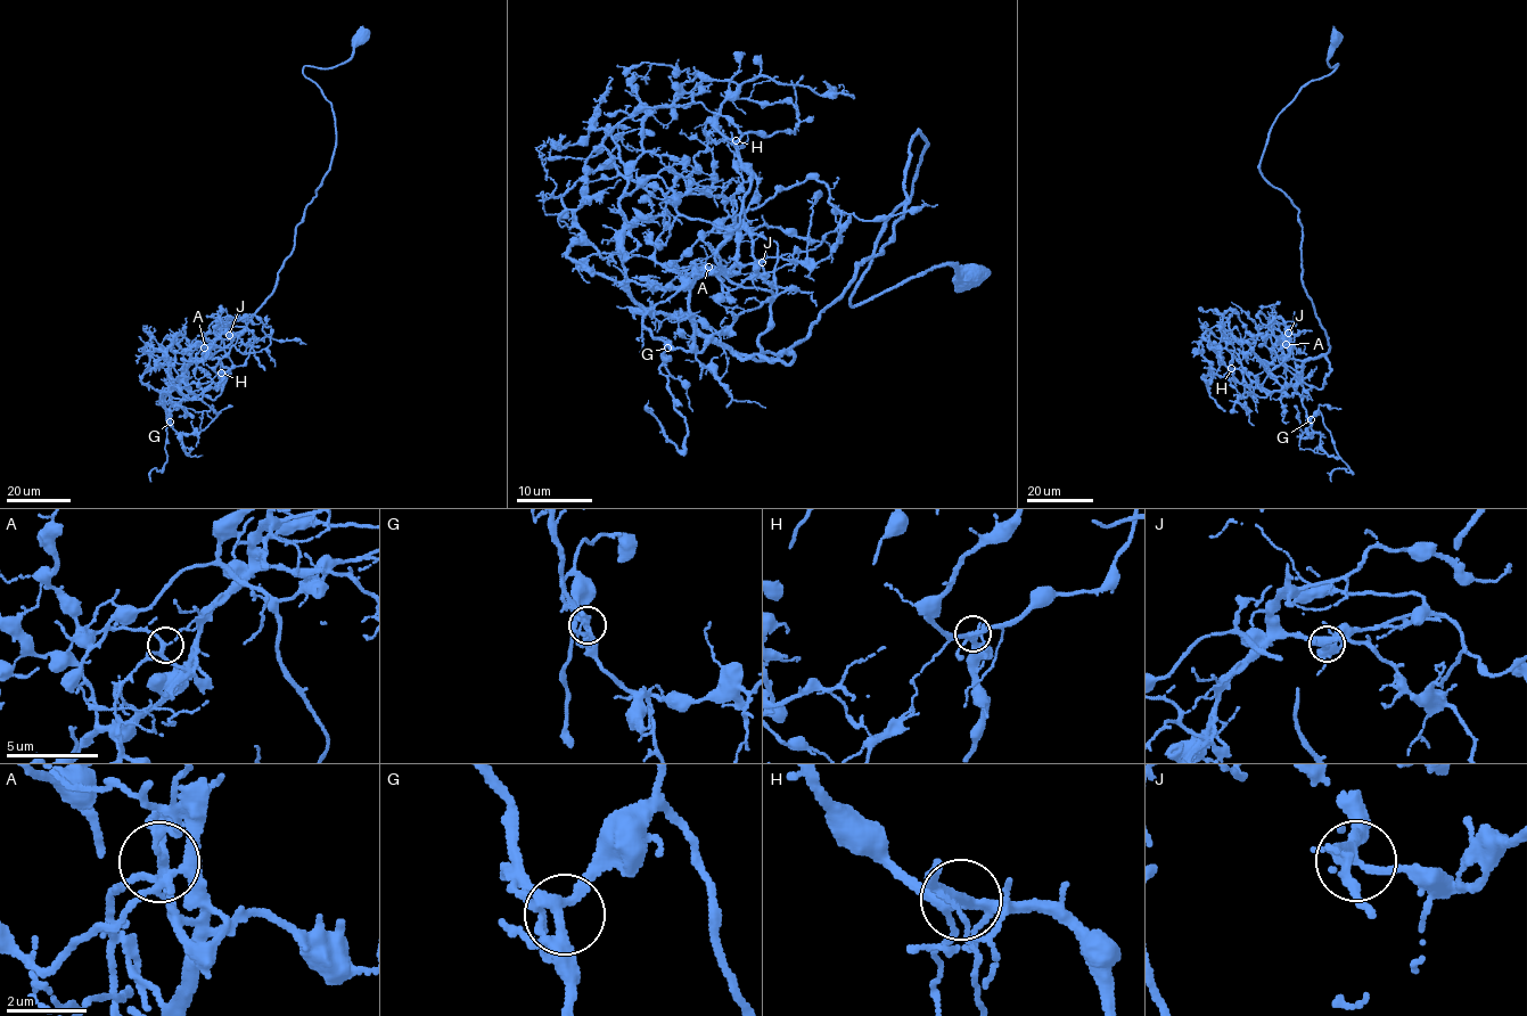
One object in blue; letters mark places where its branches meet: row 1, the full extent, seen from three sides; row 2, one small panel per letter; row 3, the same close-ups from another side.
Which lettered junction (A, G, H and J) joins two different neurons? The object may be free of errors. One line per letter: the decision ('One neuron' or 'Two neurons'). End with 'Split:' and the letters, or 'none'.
A: Two neurons
G: One neuron
H: One neuron
J: One neuron
Split: A

